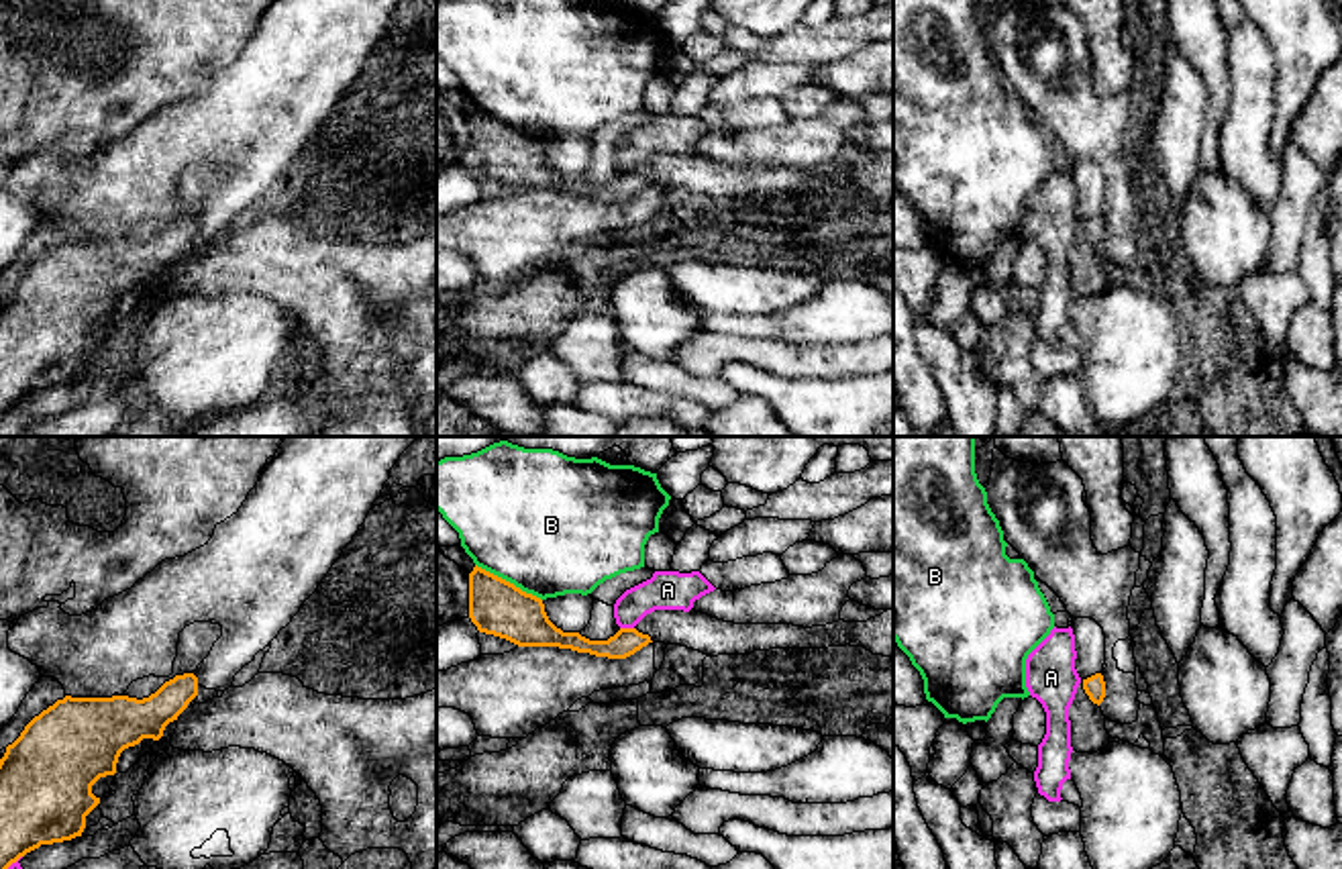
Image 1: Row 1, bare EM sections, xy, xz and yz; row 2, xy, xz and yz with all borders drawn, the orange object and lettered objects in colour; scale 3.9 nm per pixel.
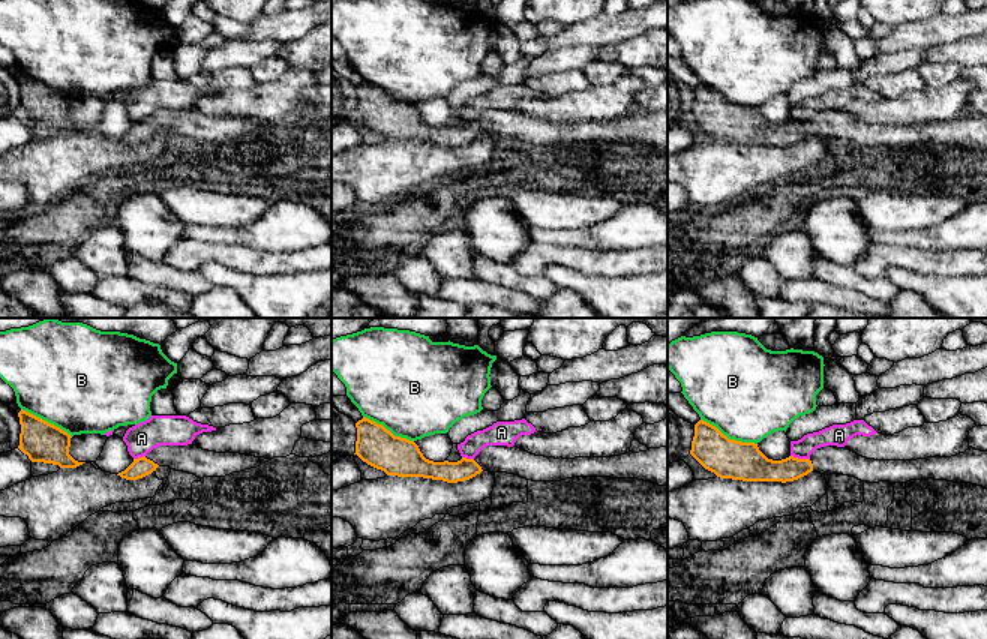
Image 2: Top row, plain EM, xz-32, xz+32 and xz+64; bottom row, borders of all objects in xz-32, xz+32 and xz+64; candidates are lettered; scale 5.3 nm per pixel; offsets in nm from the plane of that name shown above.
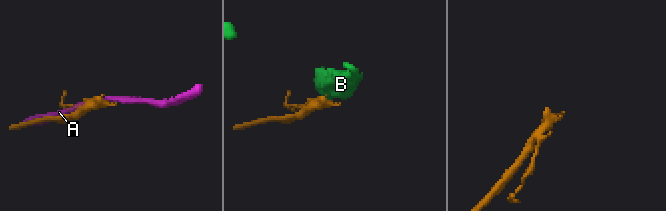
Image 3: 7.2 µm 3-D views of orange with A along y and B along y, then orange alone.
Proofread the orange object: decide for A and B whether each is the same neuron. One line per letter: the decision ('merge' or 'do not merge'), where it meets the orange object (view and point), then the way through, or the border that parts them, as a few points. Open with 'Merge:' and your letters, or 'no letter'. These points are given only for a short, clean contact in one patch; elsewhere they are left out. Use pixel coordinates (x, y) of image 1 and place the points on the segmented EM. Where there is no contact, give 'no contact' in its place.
Merge: no letter
A: do not merge; meets orange in xz at (627, 629)
B: do not merge; meets orange in xz at (508, 582)

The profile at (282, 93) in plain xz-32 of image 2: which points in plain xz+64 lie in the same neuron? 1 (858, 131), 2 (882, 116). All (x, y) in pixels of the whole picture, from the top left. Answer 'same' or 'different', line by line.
1: different
2: same

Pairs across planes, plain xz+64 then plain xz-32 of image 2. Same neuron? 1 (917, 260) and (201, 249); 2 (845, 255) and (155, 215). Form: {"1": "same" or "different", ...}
{"1": "same", "2": "same"}

